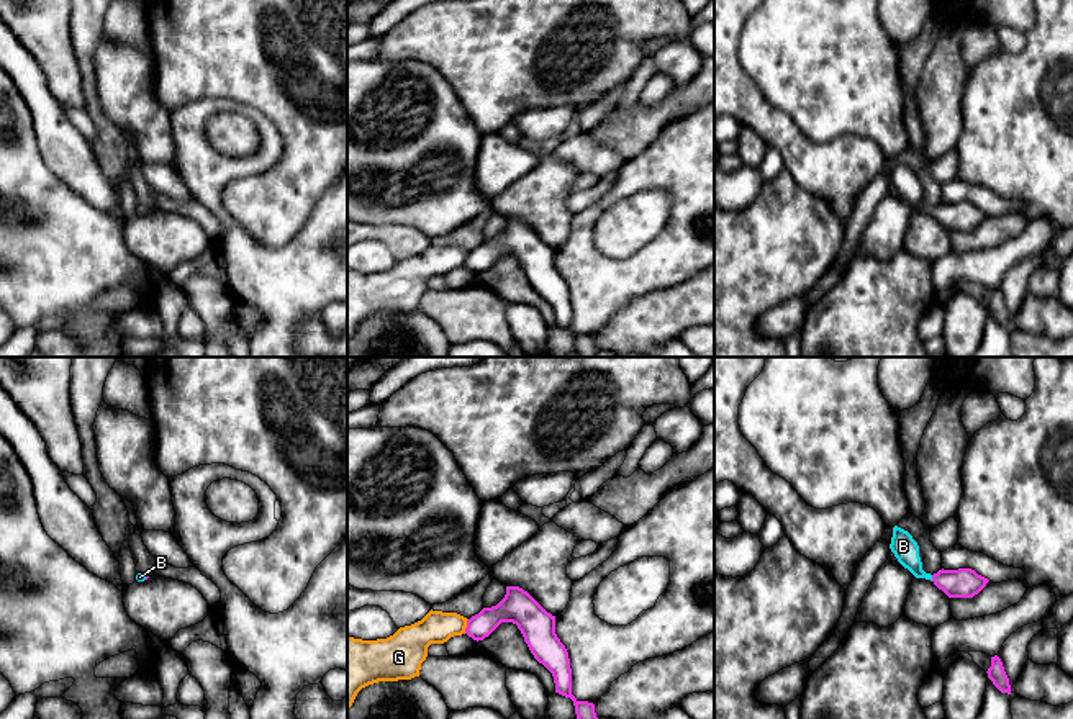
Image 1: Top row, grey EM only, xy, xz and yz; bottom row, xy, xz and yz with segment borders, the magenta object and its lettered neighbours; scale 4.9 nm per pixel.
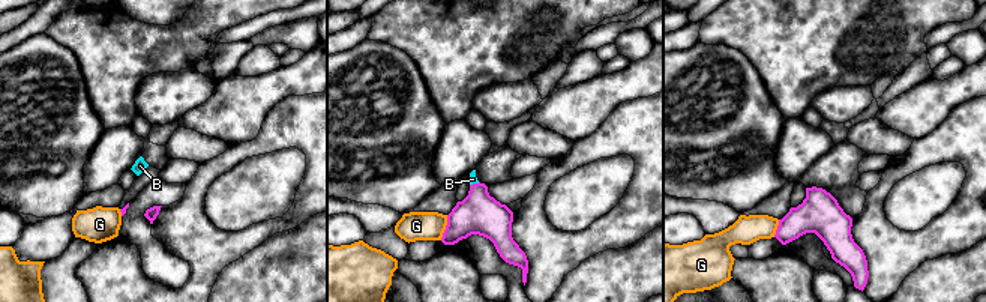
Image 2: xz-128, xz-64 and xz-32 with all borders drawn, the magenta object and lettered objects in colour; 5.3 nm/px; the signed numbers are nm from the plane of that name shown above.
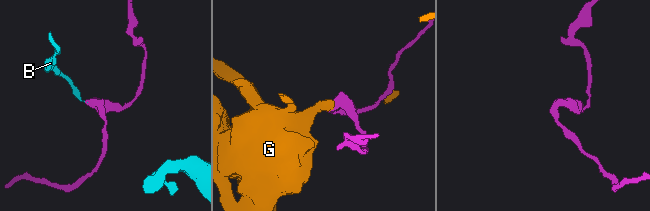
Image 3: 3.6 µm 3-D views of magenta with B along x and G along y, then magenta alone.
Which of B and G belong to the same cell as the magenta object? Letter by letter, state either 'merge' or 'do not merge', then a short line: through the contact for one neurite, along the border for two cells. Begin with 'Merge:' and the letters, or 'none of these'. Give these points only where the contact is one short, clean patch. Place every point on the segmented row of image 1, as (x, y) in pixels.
Merge: B
B: merge; line yz (955, 583), (932, 578), (913, 564), (903, 546)
G: do not merge; line xz (469, 619), (464, 633)

